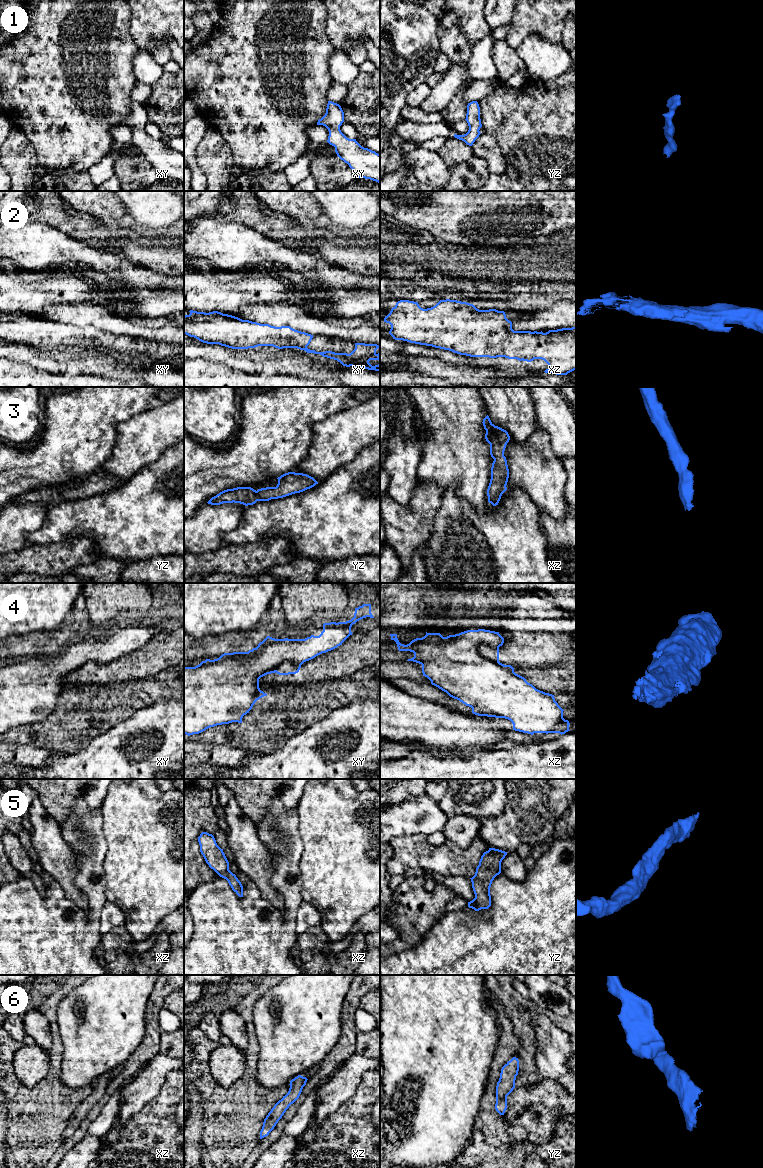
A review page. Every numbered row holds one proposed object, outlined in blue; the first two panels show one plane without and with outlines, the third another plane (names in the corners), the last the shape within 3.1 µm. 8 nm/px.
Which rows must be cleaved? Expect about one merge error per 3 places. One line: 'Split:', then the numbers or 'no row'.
Split: 4

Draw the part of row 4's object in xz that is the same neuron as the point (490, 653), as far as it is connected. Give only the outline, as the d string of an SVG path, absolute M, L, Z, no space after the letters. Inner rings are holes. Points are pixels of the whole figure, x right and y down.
M480 644L478 647L478 653L482 657L498 664L499 666L505 667L509 671L514 671L514 668L511 665L504 665L499 662L499 648L493 648L486 644Z

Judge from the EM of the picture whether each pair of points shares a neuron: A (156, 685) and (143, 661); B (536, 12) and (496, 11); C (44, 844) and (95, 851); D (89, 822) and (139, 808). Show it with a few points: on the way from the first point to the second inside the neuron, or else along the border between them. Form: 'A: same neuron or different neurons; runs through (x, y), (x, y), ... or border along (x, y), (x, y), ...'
A: different neurons; border along (164, 672), (158, 675), (147, 676), (137, 681)
B: different neurons; border along (515, 10), (508, 22)
C: different neurons; border along (60, 827), (62, 837), (75, 858), (77, 871)
D: different neurons; border along (99, 809), (102, 815), (103, 836), (106, 841)

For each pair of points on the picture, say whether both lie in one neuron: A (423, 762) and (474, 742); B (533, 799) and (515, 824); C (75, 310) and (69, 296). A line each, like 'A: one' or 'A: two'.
A: two
B: one
C: two

